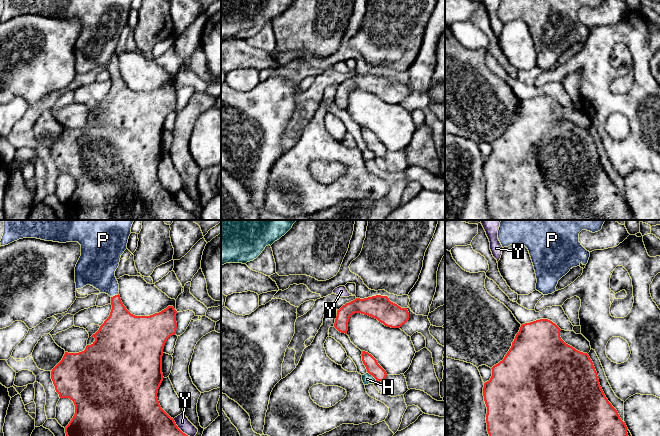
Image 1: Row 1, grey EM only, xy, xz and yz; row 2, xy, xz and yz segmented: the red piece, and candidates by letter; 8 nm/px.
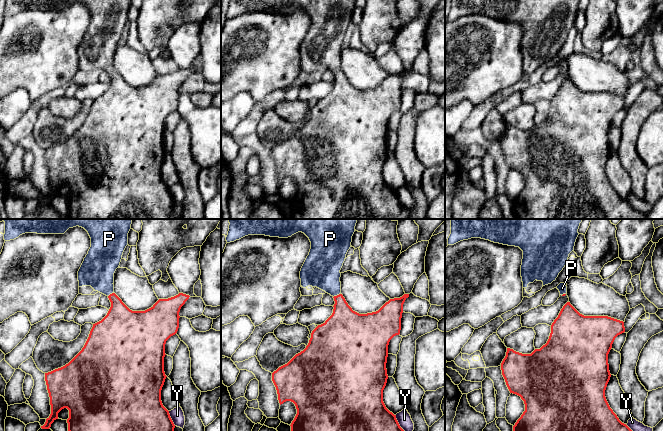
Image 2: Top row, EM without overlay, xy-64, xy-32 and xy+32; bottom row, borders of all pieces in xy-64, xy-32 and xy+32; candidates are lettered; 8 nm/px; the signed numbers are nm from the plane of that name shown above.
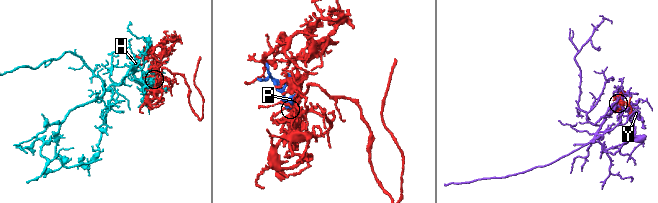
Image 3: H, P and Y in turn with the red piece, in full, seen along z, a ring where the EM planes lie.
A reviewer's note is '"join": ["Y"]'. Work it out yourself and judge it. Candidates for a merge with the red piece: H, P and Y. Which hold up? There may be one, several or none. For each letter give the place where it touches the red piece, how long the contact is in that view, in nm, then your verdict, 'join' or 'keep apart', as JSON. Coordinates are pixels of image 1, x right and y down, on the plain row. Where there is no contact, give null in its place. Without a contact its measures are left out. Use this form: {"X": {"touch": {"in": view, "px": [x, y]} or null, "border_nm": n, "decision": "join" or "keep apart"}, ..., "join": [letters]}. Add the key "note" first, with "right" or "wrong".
{"note": "wrong", "H": {"touch": {"in": "xz", "px": [372, 151]}, "border_nm": 100, "decision": "keep apart"}, "P": {"touch": {"in": "xy", "px": [115, 71]}, "border_nm": 70, "decision": "join"}, "Y": {"touch": {"in": "xy", "px": [179, 205]}, "border_nm": 200, "decision": "keep apart"}, "join": ["P"]}

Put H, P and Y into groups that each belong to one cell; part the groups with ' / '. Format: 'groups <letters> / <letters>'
groups H / P / Y

